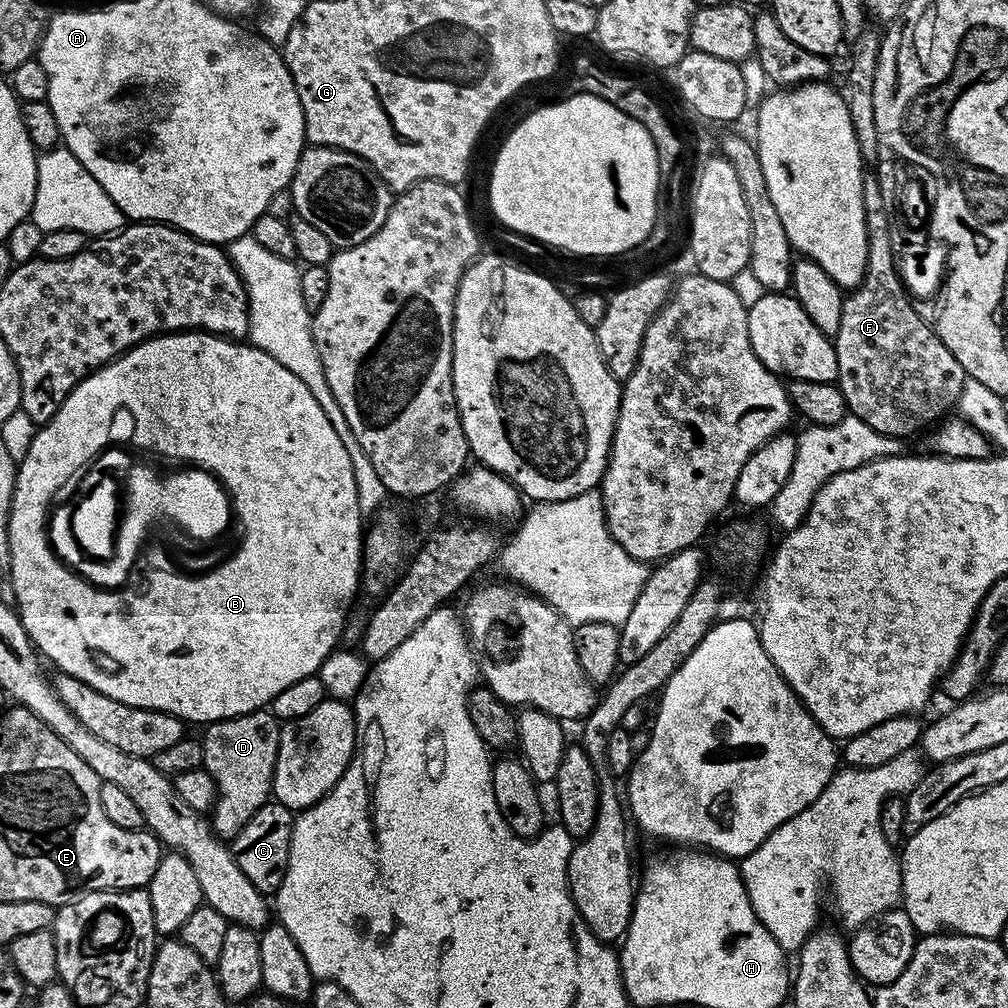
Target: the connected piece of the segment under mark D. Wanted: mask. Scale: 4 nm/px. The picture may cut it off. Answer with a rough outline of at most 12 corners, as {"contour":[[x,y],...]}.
{"contour":[[261,710],[203,729],[212,831],[269,803],[282,724]]}

